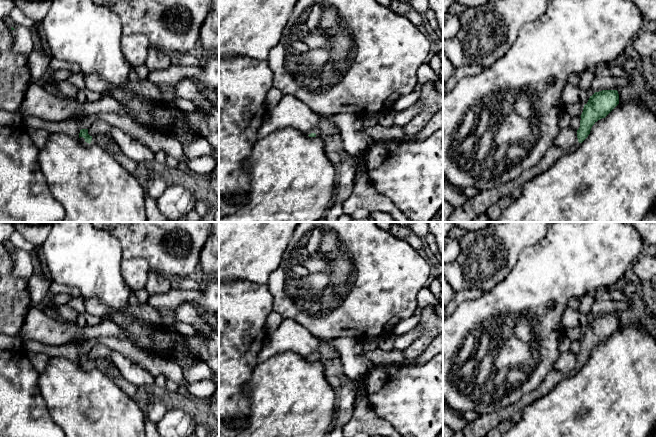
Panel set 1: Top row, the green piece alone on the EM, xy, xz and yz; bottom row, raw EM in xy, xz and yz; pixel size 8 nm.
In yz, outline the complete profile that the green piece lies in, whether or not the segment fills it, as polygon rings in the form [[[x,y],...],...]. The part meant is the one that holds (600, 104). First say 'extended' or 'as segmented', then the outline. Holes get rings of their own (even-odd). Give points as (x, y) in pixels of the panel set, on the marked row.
extended | [[[617,90],[595,92],[584,105],[577,139],[573,146],[567,149],[551,146],[538,163],[525,170],[518,178],[468,198],[463,206],[454,209],[448,222],[472,222],[476,216],[487,214],[489,207],[503,197],[510,196],[517,199],[528,181],[548,170],[562,156],[575,151],[588,137],[592,126],[598,120],[605,118],[618,104]]]

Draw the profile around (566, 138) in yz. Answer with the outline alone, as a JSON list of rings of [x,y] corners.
[[[560,128],[559,133],[557,134],[553,145],[561,149],[567,149],[574,145],[577,139],[577,131],[574,129],[564,129]]]

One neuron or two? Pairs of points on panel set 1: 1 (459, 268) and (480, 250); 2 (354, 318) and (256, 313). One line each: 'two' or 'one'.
1: one
2: two

